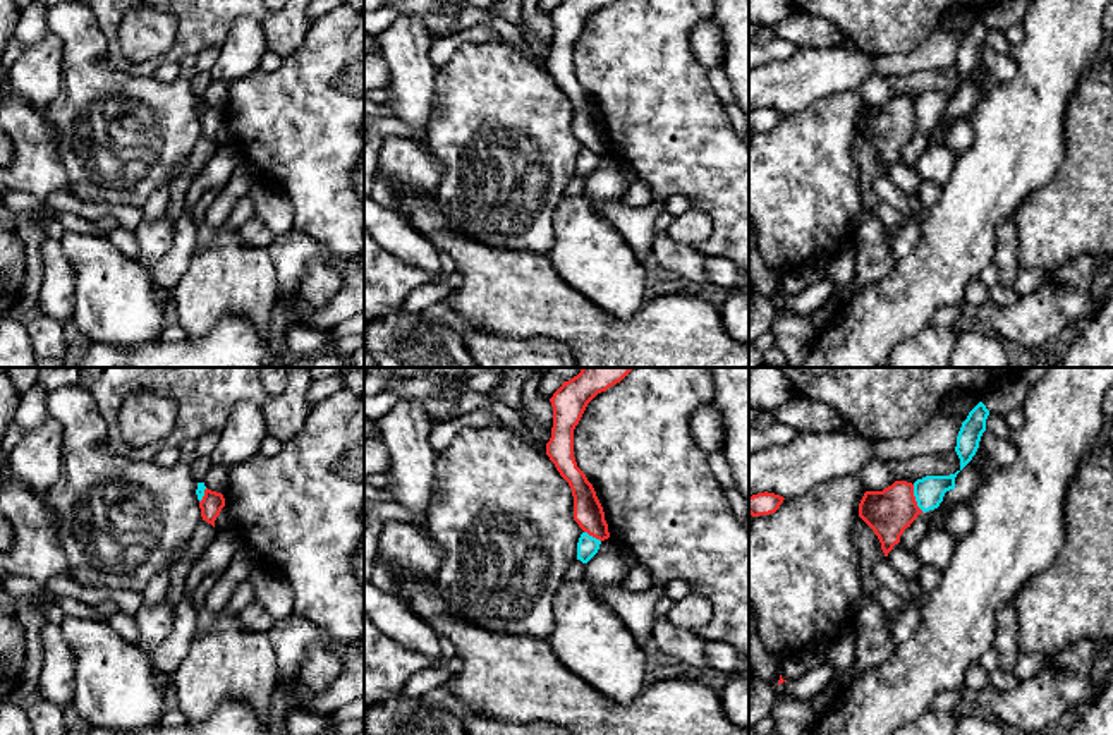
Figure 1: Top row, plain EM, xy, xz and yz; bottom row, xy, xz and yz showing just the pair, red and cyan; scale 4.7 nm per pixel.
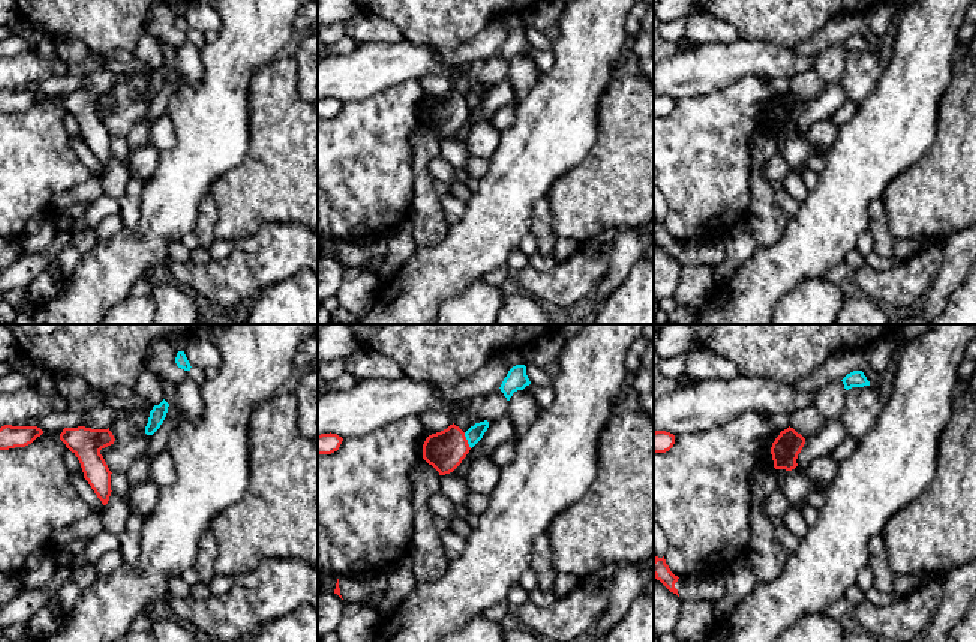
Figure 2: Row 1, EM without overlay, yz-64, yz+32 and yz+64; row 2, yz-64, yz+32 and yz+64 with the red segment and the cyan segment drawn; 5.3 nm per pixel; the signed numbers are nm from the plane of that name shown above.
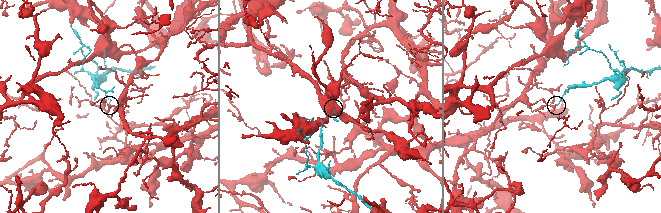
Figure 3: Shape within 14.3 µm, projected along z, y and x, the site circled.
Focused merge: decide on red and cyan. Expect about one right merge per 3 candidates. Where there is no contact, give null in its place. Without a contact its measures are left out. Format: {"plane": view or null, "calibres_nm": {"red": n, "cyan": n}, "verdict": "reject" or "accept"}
{"plane": "yz", "calibres_nm": {"red": 220, "cyan": 140}, "verdict": "reject"}

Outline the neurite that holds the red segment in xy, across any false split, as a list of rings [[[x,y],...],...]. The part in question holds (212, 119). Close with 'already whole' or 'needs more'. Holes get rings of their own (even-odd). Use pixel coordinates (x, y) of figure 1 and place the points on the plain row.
[[[206,103],[204,112],[199,117],[203,136],[206,136],[208,139],[215,143],[215,136],[220,131],[223,122],[225,122],[223,110]]]; already whole

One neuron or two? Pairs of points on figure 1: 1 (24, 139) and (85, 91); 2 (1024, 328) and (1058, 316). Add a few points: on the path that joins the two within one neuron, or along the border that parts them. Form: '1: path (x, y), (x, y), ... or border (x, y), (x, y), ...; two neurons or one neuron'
1: border (43, 110), (54, 129), (60, 158); two neurons
2: path (1033, 320), (1050, 316); one neuron

